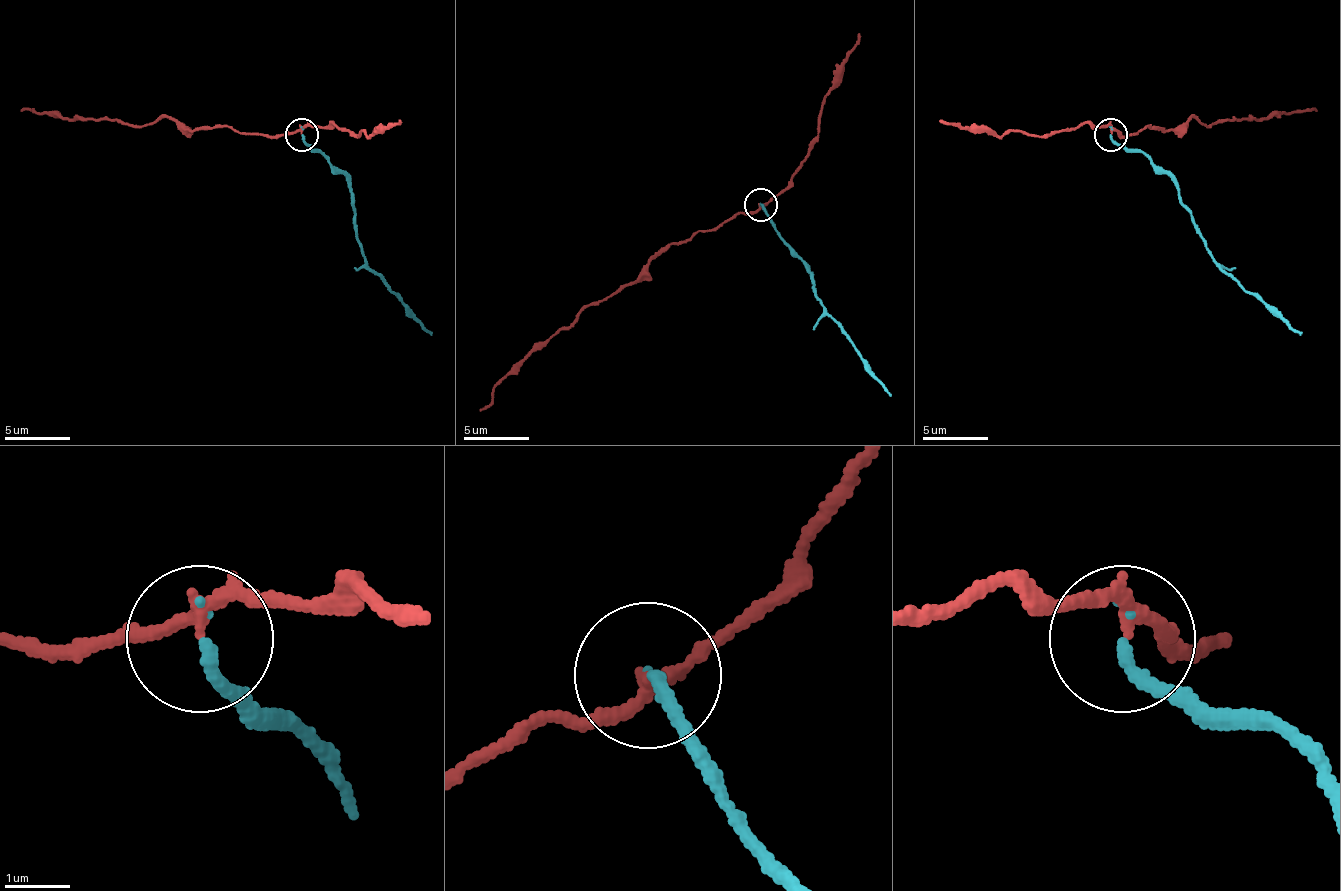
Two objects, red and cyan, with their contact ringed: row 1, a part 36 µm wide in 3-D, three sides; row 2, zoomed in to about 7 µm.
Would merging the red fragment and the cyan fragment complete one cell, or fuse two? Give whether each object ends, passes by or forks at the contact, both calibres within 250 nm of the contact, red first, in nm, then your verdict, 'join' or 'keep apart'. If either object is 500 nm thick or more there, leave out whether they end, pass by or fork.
red passes by; cyan ends; calibres 190 and 190 nm; keep apart

